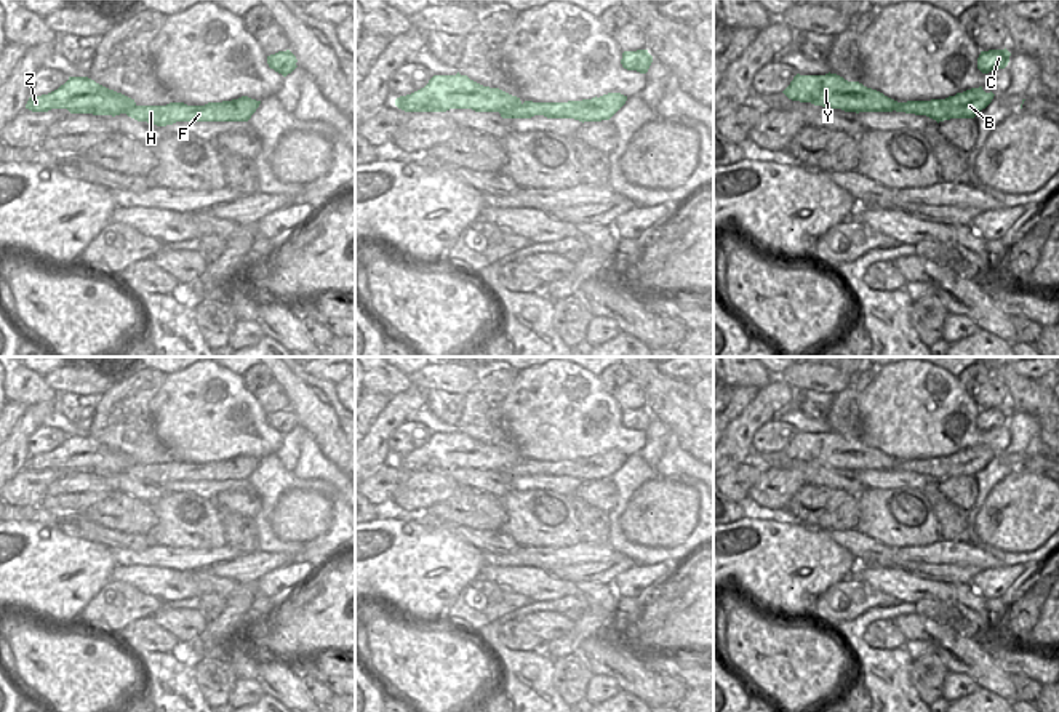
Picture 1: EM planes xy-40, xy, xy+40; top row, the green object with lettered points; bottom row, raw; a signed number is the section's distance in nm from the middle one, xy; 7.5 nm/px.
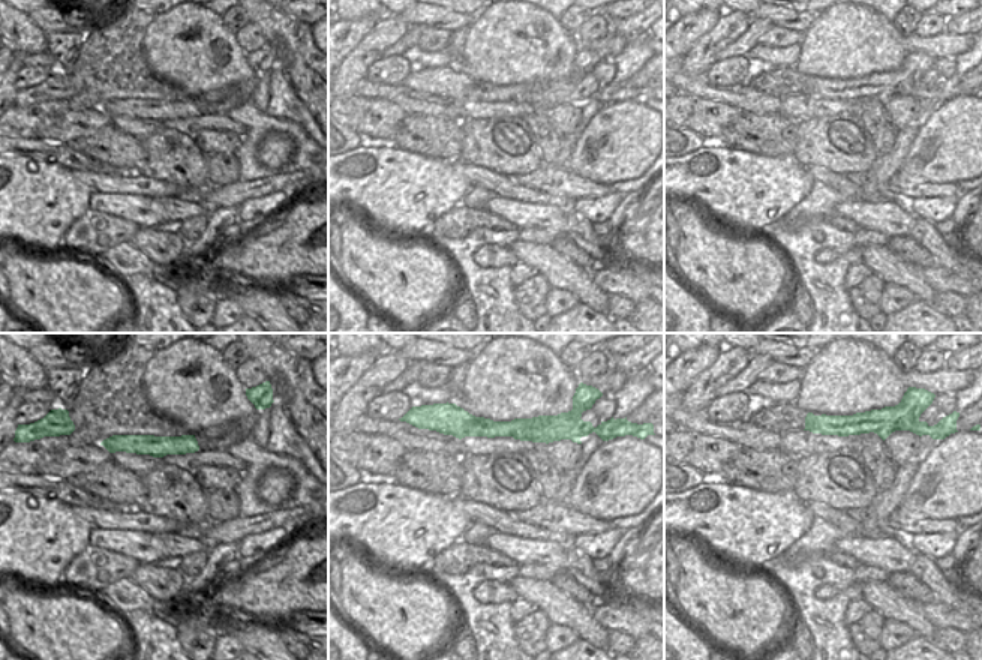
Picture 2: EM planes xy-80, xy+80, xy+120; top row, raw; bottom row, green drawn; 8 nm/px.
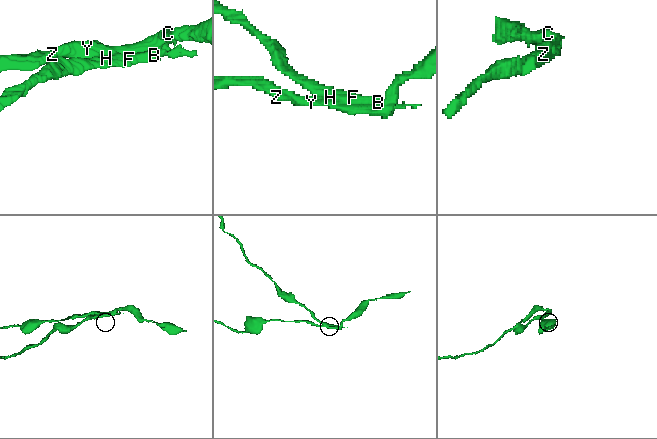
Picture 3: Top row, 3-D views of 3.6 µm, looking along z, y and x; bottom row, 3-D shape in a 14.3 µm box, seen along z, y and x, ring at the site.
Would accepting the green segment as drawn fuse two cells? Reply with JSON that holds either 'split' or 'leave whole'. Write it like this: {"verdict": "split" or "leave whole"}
{"verdict": "split"}

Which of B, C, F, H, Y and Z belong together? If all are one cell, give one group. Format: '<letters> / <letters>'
B F H / C Y Z

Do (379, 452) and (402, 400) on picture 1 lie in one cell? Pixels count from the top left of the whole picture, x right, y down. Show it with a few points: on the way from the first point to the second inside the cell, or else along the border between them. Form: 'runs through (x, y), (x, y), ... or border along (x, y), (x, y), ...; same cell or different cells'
runs through (378, 439), (386, 421), (394, 413); same cell

